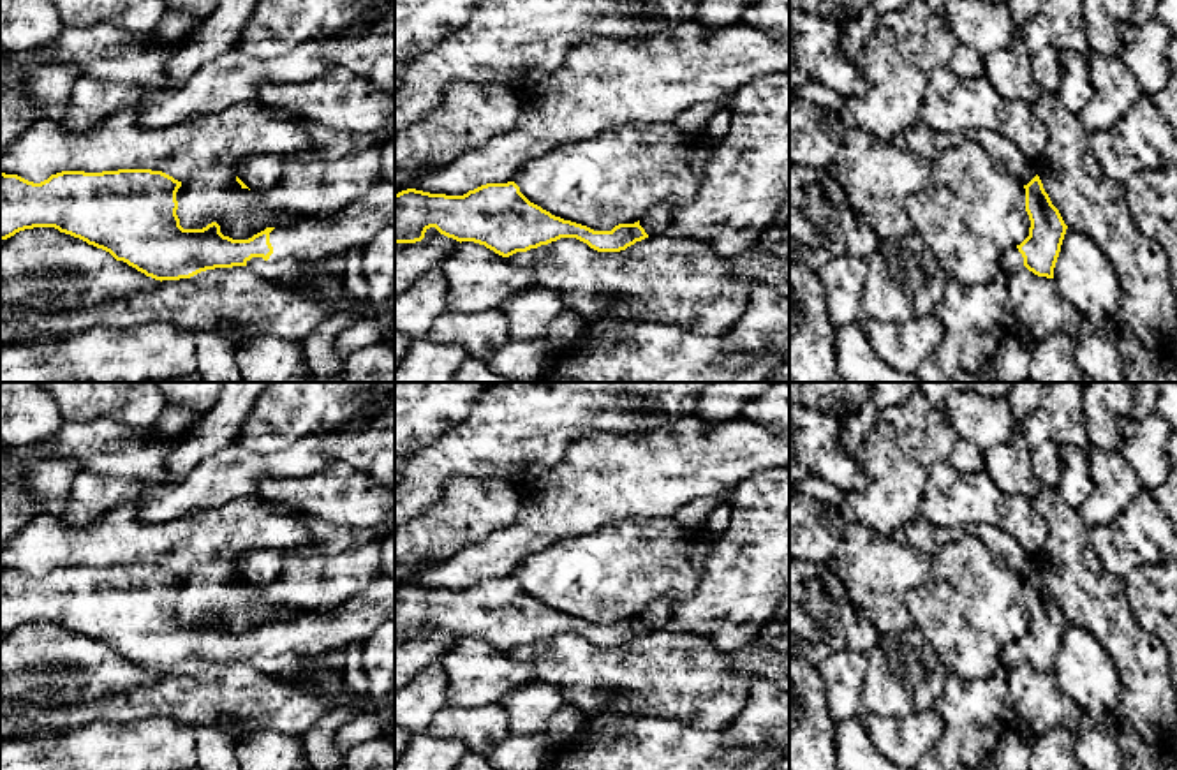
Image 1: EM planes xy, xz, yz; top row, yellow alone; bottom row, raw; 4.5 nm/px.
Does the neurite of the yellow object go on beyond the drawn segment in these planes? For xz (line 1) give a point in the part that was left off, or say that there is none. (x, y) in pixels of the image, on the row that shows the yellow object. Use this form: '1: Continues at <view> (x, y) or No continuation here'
1: No continuation here

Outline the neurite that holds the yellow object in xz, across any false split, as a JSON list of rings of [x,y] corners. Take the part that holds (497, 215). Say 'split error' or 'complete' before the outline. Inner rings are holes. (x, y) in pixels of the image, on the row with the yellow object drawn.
complete | [[[514,181],[486,183],[463,196],[407,189],[395,194],[395,243],[416,243],[435,227],[456,241],[485,245],[502,257],[576,238],[597,252],[620,252],[648,238],[640,220],[594,231],[530,203]]]

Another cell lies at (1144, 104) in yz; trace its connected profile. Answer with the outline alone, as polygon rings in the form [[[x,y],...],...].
[[[1147,95],[1110,129],[1089,134],[1089,146],[1103,171],[1121,183],[1145,169],[1177,166],[1175,127]]]

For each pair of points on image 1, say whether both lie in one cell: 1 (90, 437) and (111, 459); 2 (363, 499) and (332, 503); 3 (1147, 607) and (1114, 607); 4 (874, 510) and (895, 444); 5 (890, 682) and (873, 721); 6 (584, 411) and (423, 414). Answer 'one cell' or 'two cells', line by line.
1: one cell
2: one cell
3: two cells
4: one cell
5: two cells
6: two cells

